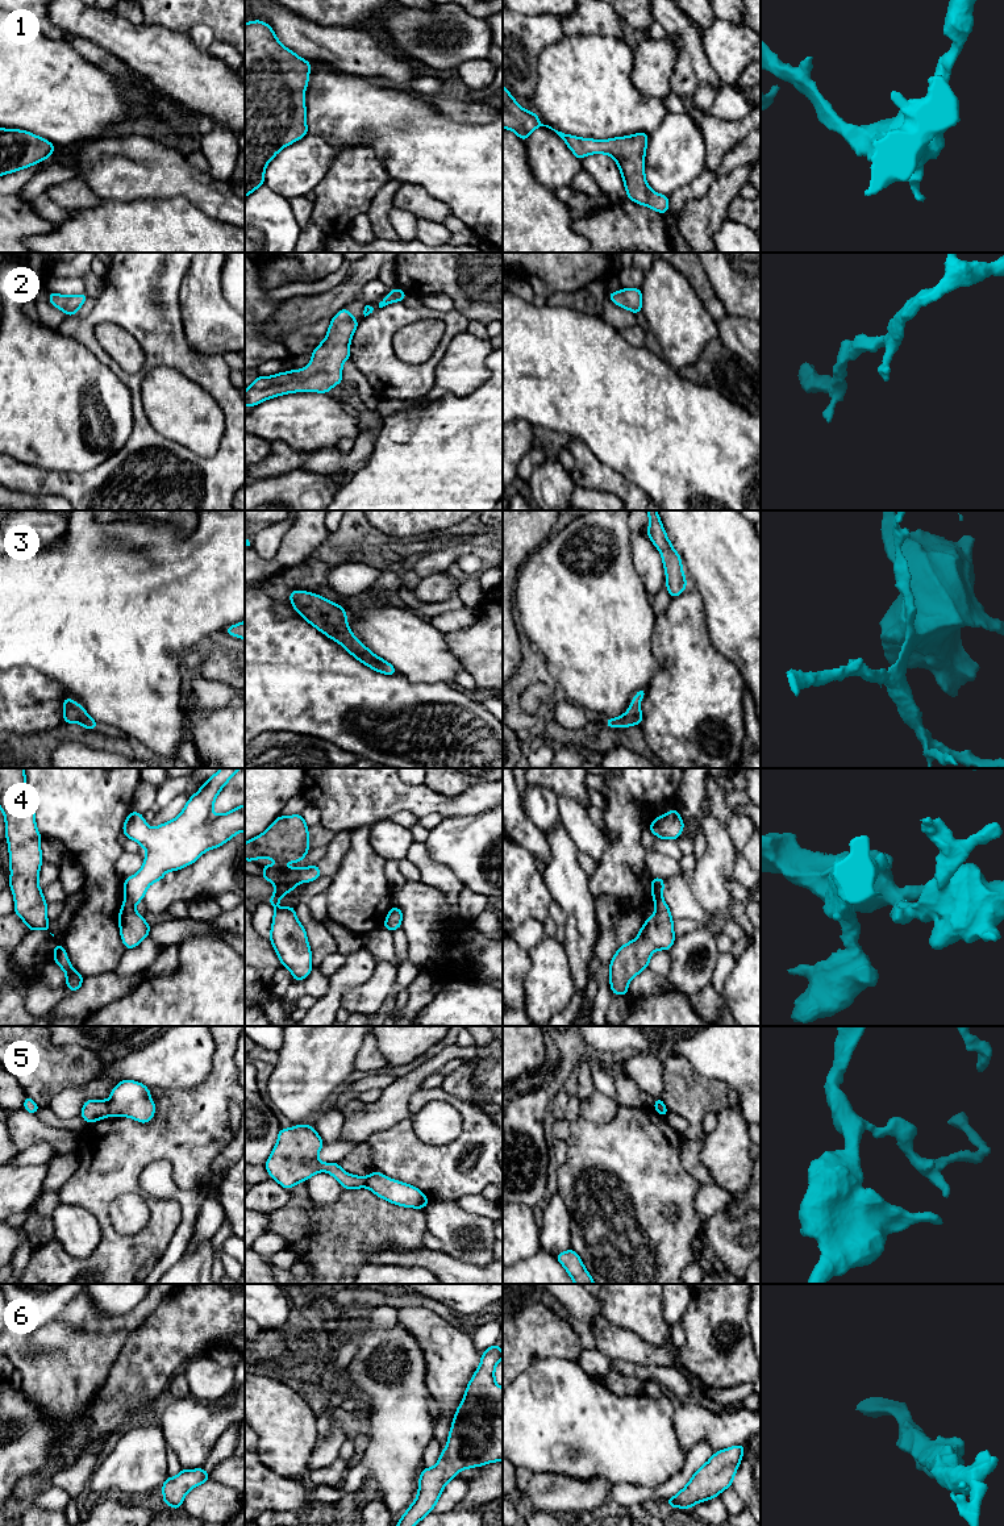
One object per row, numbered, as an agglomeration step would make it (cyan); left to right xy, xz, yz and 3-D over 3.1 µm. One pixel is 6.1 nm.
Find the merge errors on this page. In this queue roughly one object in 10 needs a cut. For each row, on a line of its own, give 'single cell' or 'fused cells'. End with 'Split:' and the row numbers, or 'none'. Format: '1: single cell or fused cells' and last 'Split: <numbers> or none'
1: single cell
2: single cell
3: single cell
4: fused cells
5: fused cells
6: single cell
Split: 4, 5

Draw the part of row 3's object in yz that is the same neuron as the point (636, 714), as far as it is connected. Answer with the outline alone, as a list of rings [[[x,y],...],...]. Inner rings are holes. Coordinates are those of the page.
[[[638,689],[637,695],[632,699],[630,708],[618,718],[607,718],[605,725],[612,729],[616,729],[618,726],[626,729],[630,725],[640,726],[642,722],[642,712],[638,704],[645,697],[645,695],[646,689]]]

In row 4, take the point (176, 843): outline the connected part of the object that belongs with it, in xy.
[[[221,768],[187,801],[180,814],[172,821],[150,829],[143,816],[132,810],[124,822],[122,833],[147,851],[141,870],[124,880],[125,897],[134,904],[143,900],[150,884],[163,880],[167,871],[178,871],[196,862],[201,854],[226,843],[236,834],[245,831],[245,804],[224,814],[214,814],[212,808],[224,785],[242,768]]]

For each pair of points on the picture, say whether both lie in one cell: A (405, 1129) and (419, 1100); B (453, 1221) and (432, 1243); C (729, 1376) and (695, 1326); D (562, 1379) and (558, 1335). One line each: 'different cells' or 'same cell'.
A: same cell
B: different cells
C: same cell
D: different cells

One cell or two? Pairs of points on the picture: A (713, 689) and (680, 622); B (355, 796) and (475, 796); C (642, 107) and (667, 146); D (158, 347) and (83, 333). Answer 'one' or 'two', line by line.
A: one
B: one
C: two
D: one

